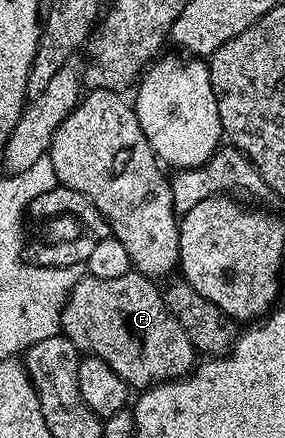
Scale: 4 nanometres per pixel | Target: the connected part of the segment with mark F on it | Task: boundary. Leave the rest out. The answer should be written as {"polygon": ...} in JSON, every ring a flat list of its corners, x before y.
{"polygon":[[130,269,123,273,123,277,107,277,100,279,91,274,86,274,71,289,67,301,61,310,60,334,66,335,75,344,78,352,85,355,97,355,130,388,144,389,155,383,167,383,171,379,179,379,182,375,188,375,195,366,195,352,187,333,183,333,183,325,175,321,175,317,167,309,162,288,154,280,140,275,138,271]]}

